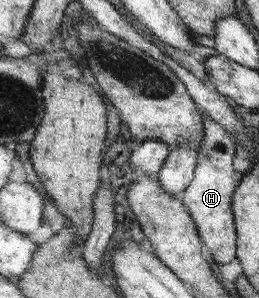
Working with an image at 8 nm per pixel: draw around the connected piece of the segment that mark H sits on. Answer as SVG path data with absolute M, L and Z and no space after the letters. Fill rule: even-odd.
M204 114L205 138L202 141L195 178L181 196L196 222L209 258L216 264L232 263L237 258L237 225L233 212L233 195L240 183L234 169L236 143L228 130L211 115Z

